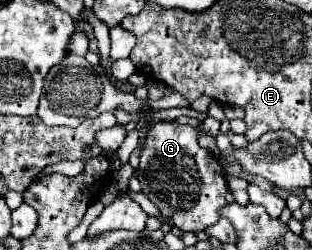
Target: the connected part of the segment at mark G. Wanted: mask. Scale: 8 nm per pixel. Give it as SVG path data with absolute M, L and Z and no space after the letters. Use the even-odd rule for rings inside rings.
M158 122L148 130L140 156L138 180L142 194L146 194L162 216L170 218L182 232L196 234L206 230L220 218L218 208L226 204L226 172L210 152L200 148L198 130L190 124Z

